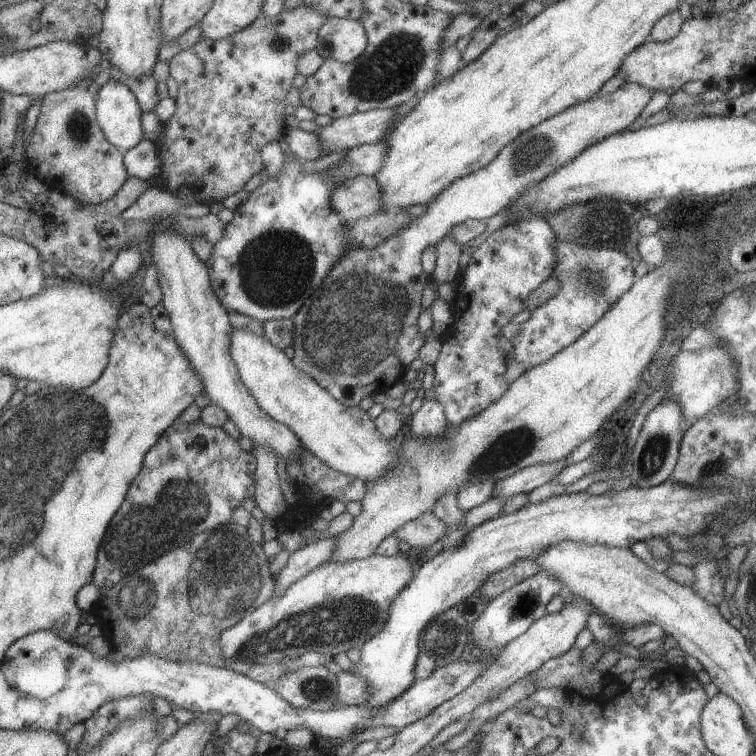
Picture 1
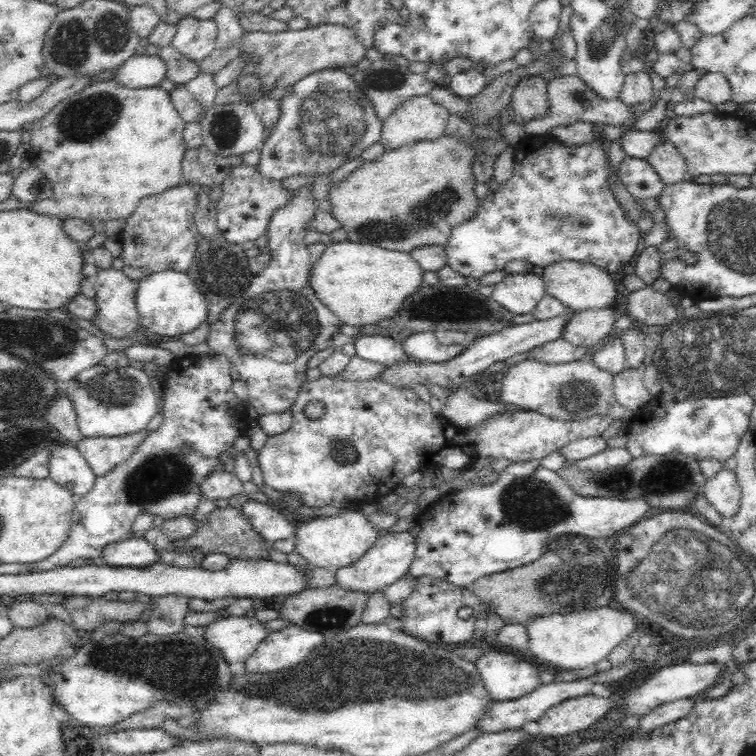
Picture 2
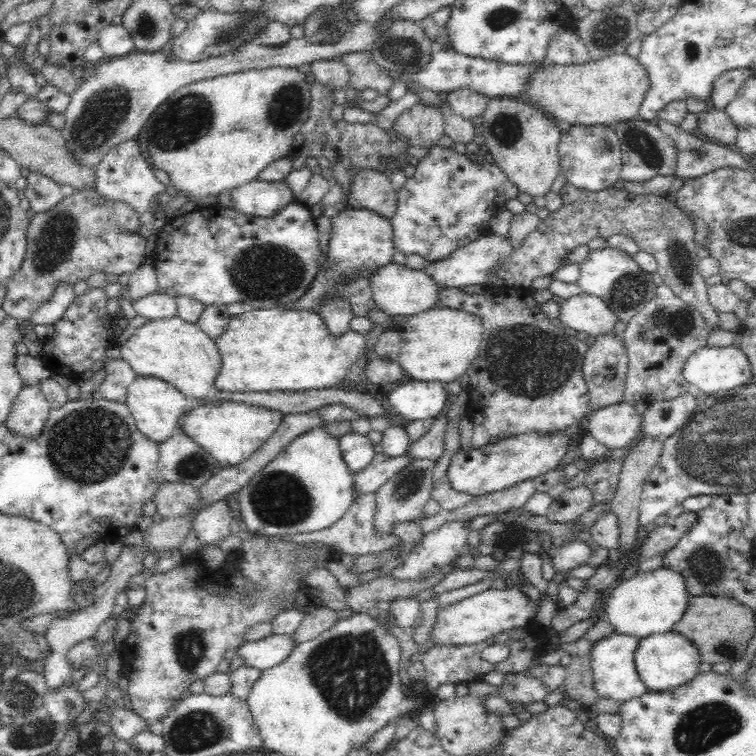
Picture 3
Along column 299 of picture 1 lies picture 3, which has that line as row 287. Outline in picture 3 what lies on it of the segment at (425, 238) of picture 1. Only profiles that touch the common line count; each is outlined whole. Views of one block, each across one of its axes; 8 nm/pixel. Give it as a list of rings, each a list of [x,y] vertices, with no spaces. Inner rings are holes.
[[[350,206],[345,207],[343,211],[338,211],[335,216],[331,216],[331,230],[328,248],[323,254],[324,261],[318,262],[317,271],[315,272],[312,282],[309,284],[308,290],[300,298],[291,300],[288,306],[281,308],[290,308],[294,310],[311,310],[318,313],[318,308],[322,303],[332,299],[342,299],[346,301],[353,316],[369,316],[372,310],[380,310],[378,303],[374,301],[371,290],[371,276],[376,274],[376,270],[380,266],[386,266],[392,262],[392,254],[394,254],[394,245],[392,240],[393,230],[389,219],[366,209],[355,209]]]

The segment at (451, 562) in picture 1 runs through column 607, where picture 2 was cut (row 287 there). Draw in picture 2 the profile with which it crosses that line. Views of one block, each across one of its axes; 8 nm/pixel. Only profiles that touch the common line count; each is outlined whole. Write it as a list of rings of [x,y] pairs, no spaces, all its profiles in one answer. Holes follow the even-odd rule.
[[[532,272],[521,274],[506,273],[501,282],[492,285],[492,299],[500,306],[503,306],[510,312],[510,315],[528,314],[534,310],[534,307],[540,300],[547,296],[547,291],[543,277],[537,276]]]

